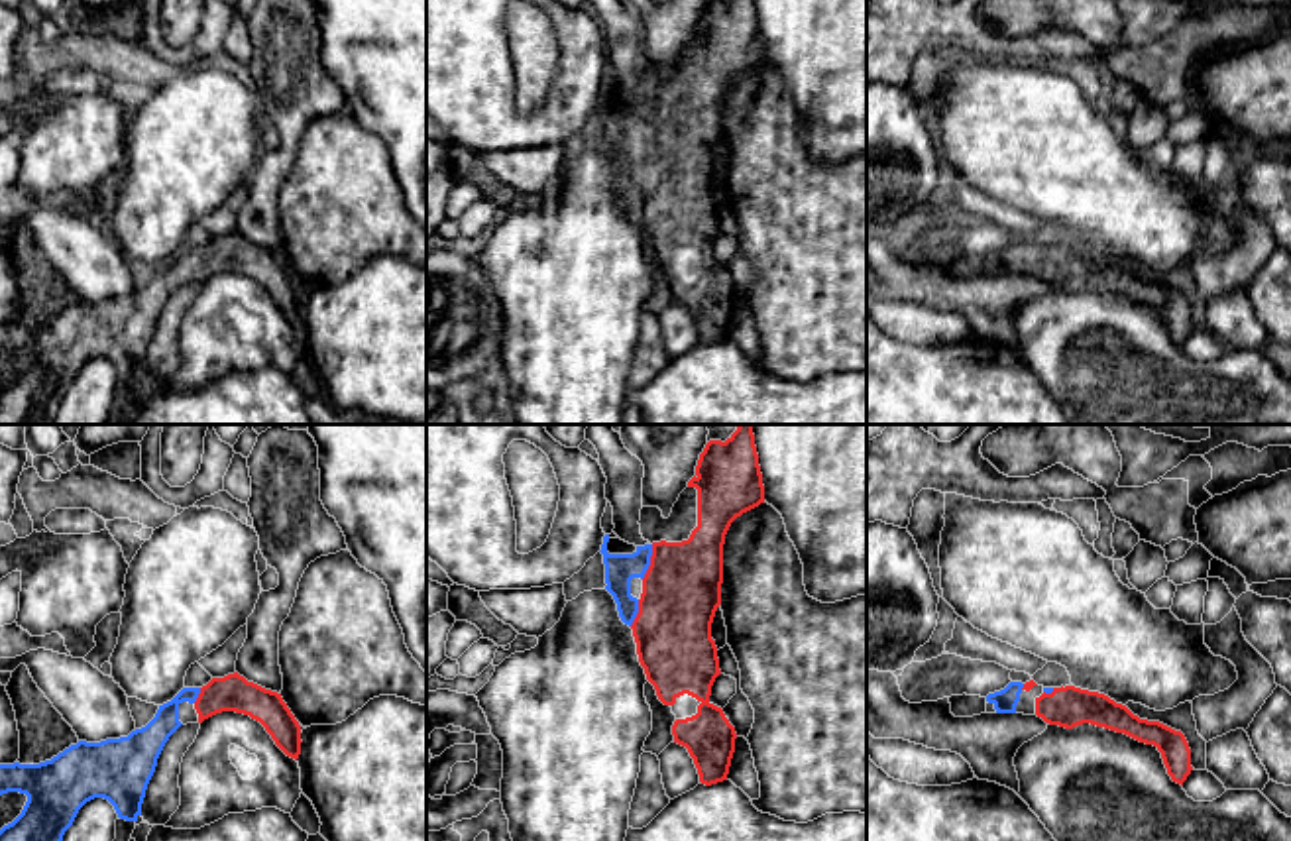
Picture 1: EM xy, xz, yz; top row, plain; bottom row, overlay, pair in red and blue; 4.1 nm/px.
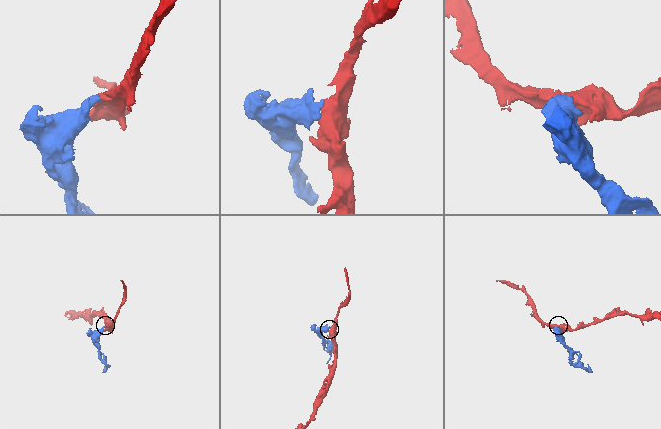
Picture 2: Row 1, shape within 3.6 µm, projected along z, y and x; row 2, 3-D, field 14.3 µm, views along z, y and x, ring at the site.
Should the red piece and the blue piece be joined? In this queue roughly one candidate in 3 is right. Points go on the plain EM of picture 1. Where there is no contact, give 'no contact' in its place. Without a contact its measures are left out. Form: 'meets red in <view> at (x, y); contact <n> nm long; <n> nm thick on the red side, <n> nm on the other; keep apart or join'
meets red in xz at (651, 122); contact 150 nm long; 320 nm thick on the red side, 130 nm on the other; join

